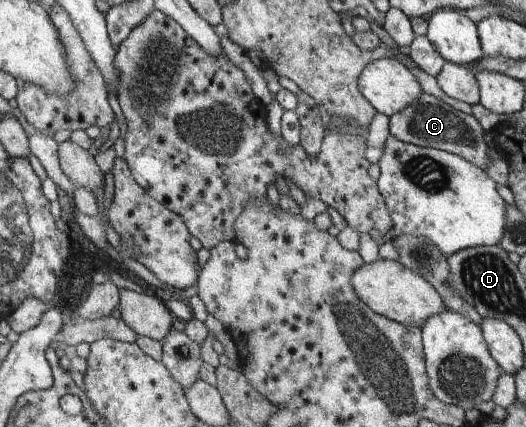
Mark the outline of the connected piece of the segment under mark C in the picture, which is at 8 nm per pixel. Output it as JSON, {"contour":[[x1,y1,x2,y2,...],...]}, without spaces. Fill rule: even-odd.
{"contour":[[425,93,419,94,417,102,412,102,389,116,389,134,398,140,448,151,483,169,489,162,485,133,474,115,457,111,444,101,433,99,431,95]]}

